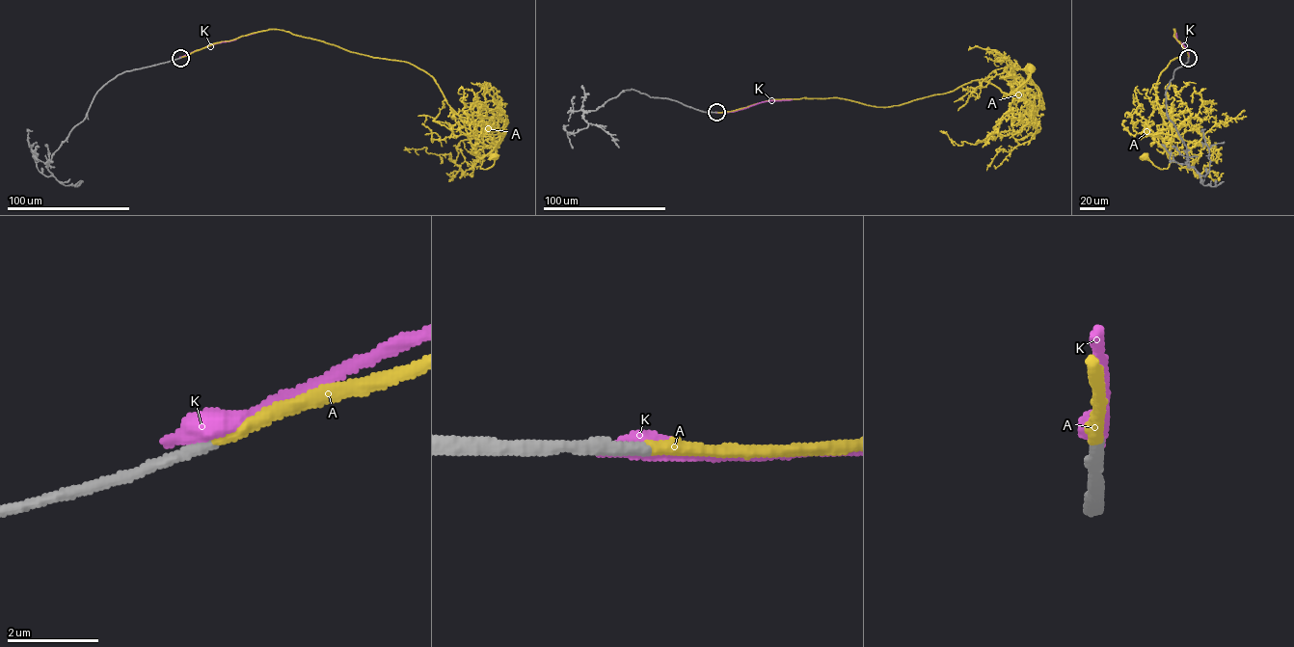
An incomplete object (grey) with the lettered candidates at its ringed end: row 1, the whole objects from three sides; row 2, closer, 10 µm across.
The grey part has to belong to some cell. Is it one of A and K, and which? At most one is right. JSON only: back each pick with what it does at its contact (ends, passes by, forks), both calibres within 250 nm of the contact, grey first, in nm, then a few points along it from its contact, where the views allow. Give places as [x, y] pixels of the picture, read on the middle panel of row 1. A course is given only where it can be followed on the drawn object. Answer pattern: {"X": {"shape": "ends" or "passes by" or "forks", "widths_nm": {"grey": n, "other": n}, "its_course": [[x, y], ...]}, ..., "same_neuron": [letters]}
{"A": {"shape": "ends", "widths_nm": {"grey": 280, "other": 240}, "its_course": [[716, 112], [803, 97], [838, 97], [891, 106], [979, 80], [1018, 95], [1016, 89], [1030, 76], [1030, 67]]}, "same_neuron": ["A"]}

